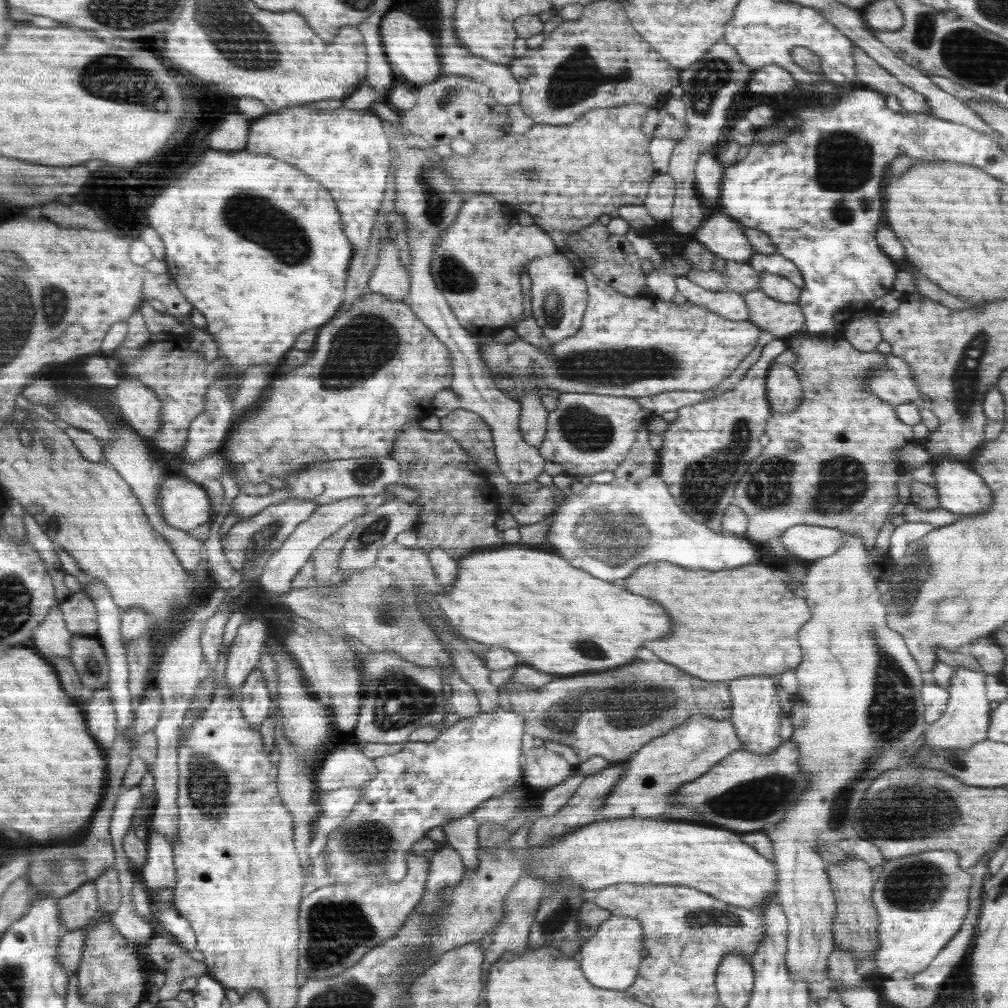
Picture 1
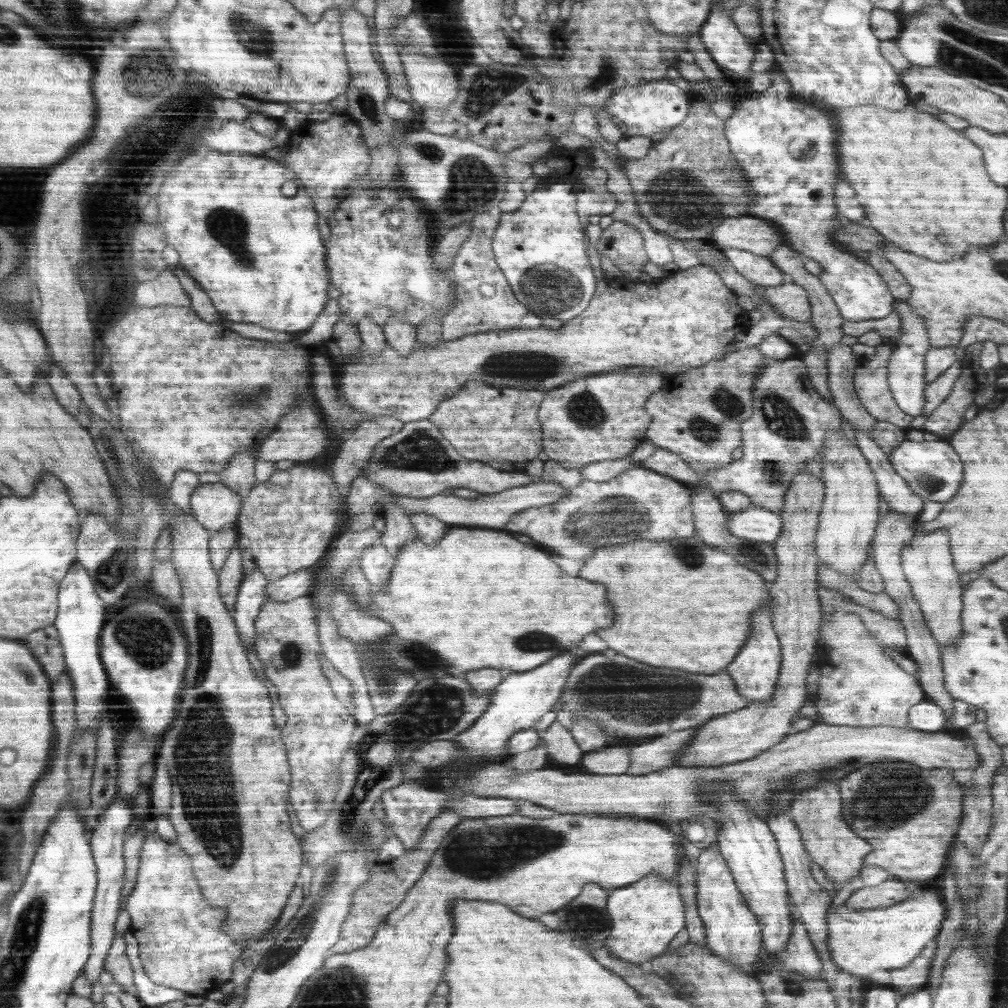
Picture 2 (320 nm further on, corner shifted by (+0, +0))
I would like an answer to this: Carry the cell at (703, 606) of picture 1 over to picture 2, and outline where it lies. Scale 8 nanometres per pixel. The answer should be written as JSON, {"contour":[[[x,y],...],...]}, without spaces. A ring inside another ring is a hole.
{"contour":[[[694,533],[690,538],[680,540],[644,540],[628,541],[628,544],[606,545],[596,549],[590,560],[585,560],[580,578],[590,582],[600,582],[610,590],[610,602],[618,610],[614,626],[596,630],[596,634],[608,644],[610,650],[626,654],[628,658],[652,664],[682,668],[690,673],[716,674],[726,668],[746,638],[750,636],[750,614],[760,608],[772,606],[772,596],[763,576],[738,564],[736,559],[723,550],[708,548]]]}

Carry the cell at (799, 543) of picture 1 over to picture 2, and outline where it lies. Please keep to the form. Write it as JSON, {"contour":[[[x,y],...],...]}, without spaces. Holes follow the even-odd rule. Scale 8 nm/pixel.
{"contour":[[[748,505],[740,512],[728,512],[726,526],[732,536],[759,543],[773,543],[781,533],[782,519],[778,512]]]}

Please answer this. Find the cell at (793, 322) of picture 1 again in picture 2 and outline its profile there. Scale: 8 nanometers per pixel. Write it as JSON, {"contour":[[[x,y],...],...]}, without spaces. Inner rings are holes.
{"contour":[[[784,282],[778,286],[765,287],[770,306],[786,318],[800,322],[811,320],[811,304],[808,293],[799,284]]]}

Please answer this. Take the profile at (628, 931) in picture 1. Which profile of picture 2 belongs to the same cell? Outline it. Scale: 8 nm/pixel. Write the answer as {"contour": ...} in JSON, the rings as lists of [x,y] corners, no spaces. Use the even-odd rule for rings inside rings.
{"contour":[[[648,874],[648,878],[637,883],[615,888],[607,898],[612,928],[604,947],[626,962],[647,967],[648,962],[664,953],[666,946],[684,928],[685,909],[679,884],[662,880],[656,874]]]}

